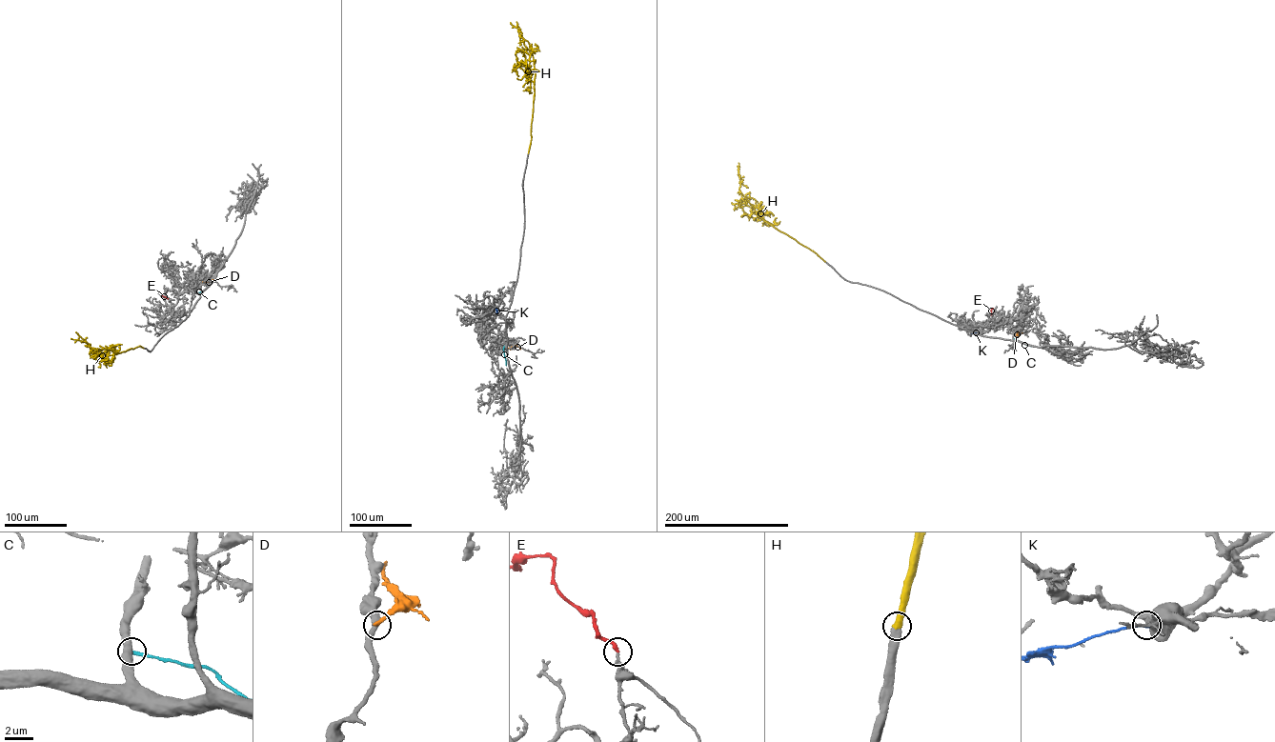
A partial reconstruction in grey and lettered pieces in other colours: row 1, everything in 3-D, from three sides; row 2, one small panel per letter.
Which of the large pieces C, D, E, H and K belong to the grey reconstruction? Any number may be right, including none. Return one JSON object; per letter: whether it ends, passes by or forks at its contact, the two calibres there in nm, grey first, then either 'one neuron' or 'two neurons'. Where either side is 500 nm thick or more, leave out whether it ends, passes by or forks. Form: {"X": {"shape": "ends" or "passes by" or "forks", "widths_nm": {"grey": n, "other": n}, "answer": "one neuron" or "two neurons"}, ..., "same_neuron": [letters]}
{"C": {"shape": "ends", "widths_nm": {"grey": 460, "other": 200}, "answer": "two neurons"}, "D": {"shape": "ends", "widths_nm": {"grey": 360, "other": 280}, "answer": "two neurons"}, "E": {"shape": "ends", "widths_nm": {"grey": 170, "other": 280}, "answer": "one neuron"}, "H": {"widths_nm": {"grey": 550, "other": 500}, "answer": "one neuron"}, "K": {"widths_nm": {"grey": 500, "other": 190}, "answer": "two neurons"}, "same_neuron": ["E", "H"]}

